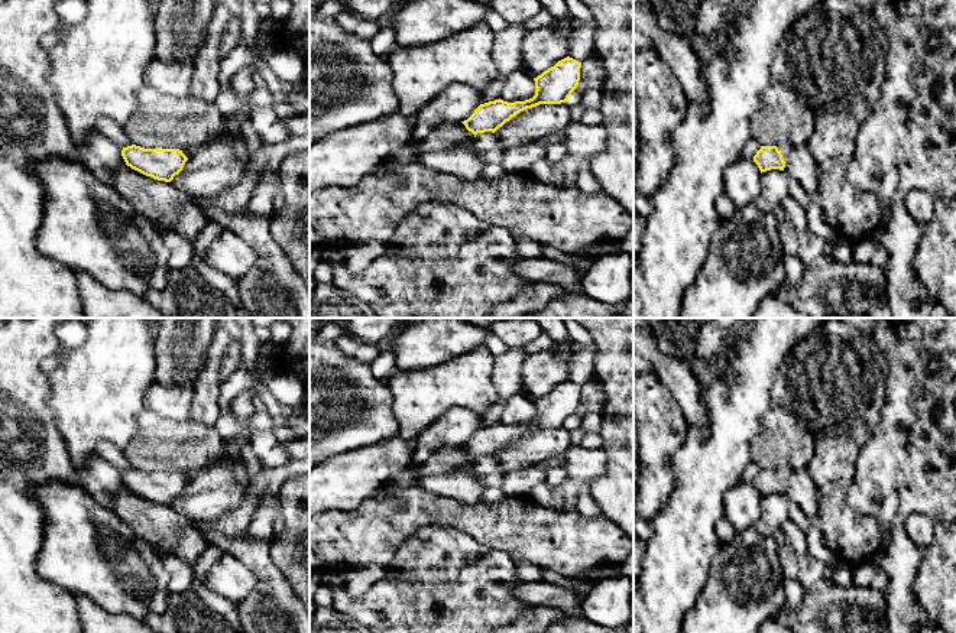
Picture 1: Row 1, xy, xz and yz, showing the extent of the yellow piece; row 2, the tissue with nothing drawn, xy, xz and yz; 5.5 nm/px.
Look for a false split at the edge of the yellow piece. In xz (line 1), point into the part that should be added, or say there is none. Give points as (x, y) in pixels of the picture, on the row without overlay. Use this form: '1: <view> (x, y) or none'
1: none

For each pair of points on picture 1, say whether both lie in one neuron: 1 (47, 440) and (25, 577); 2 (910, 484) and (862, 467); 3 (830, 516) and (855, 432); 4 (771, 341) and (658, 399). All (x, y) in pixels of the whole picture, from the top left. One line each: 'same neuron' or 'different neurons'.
1: same neuron
2: same neuron
3: same neuron
4: different neurons

